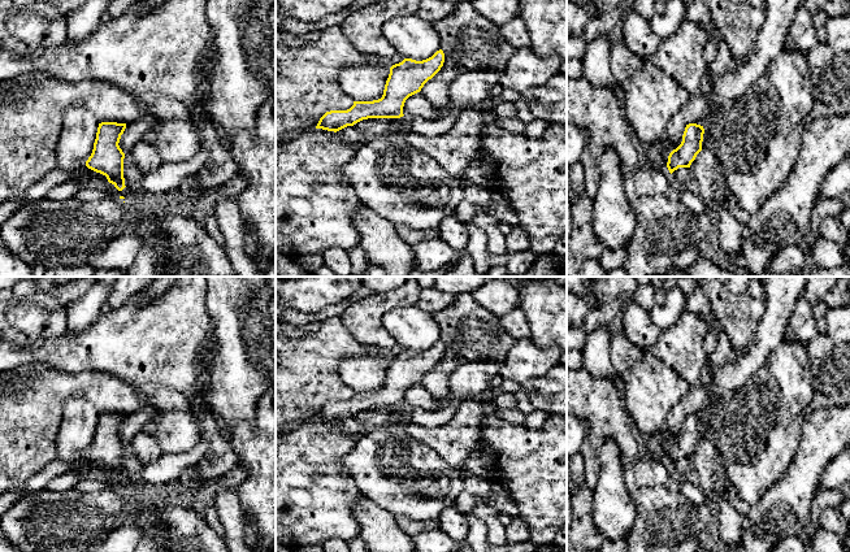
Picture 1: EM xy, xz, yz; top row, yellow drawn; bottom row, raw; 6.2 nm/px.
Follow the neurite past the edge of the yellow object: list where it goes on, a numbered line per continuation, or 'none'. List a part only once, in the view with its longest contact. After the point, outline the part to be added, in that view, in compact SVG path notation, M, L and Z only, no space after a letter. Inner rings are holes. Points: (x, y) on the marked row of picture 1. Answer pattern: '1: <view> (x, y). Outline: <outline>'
none

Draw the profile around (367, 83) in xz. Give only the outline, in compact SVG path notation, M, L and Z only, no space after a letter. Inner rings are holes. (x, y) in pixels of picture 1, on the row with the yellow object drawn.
M365 55L368 60L365 68L348 68L339 73L339 84L354 101L381 99L390 74L390 69L378 62L377 55Z

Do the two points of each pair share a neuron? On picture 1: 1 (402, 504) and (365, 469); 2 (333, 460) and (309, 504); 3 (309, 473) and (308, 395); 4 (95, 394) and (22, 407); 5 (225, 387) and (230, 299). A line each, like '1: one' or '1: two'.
1: one
2: one
3: two
4: one
5: one

